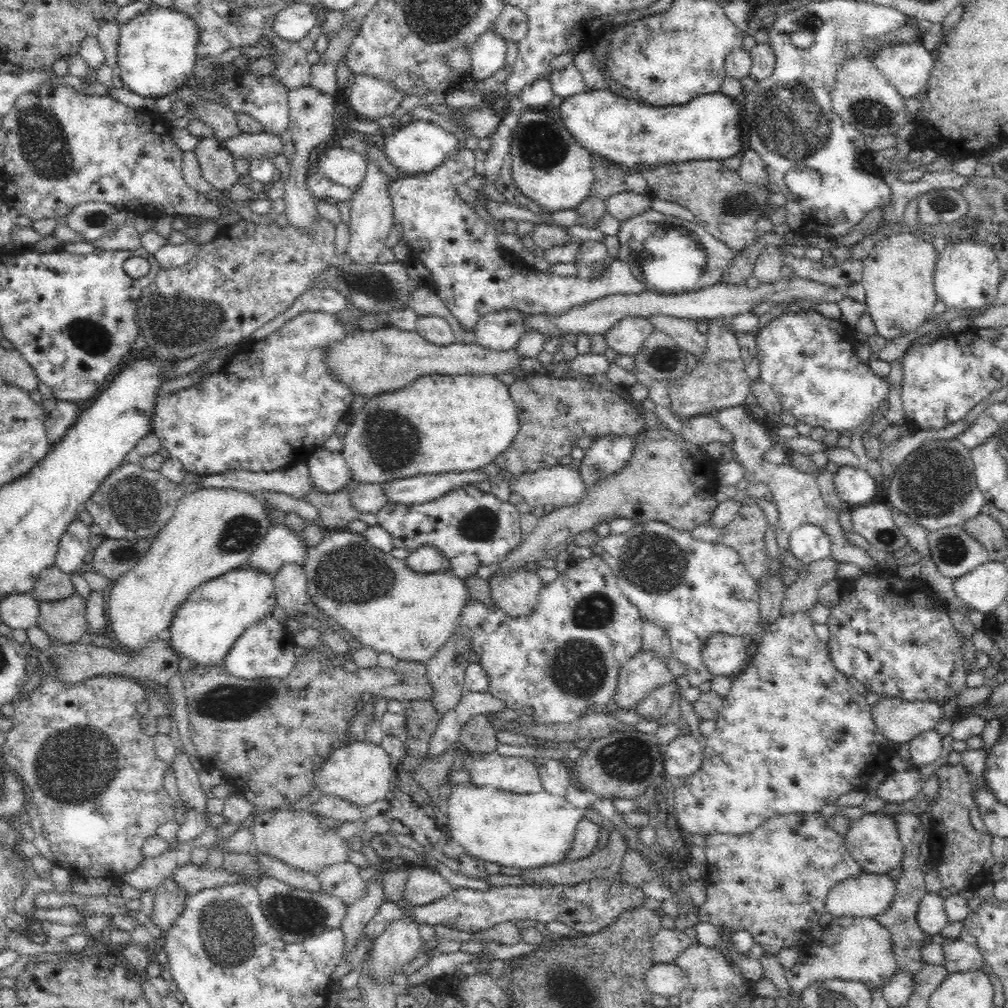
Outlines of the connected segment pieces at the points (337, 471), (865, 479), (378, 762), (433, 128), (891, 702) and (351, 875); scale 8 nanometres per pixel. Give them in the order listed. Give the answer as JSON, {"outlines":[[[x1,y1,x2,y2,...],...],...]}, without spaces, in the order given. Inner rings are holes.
{"outlines":[[[318,448,311,453,306,463,314,486,322,493,336,492,344,488,351,478,351,470,341,451]],[[849,465,840,466,832,480,839,499,849,506,862,506,876,496,878,484,868,470]],[[350,740,348,744,335,748,315,773,315,786,323,793,345,798,364,809,365,805,384,800,388,796,392,788,390,777,394,775,394,769,390,755,380,744]],[[413,120,408,126,396,130,394,134,386,136,384,139,383,152,386,159,395,166,401,174,417,175,418,173,427,173,438,168,446,159,458,150,460,137,445,132,443,128,438,127,432,122,424,120]],[[884,698,871,708,875,725,892,742,910,742,915,736,932,730,940,724,943,706,936,702,906,702,898,698]],[[349,860,322,869,317,877,323,890,338,897,348,906,367,891,367,883,358,875,359,869]]]}

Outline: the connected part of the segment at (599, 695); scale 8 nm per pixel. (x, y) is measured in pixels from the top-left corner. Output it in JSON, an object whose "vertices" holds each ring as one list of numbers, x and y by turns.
{"vertices":[[594,554,590,560,574,559,570,567,565,572,560,573,554,582,544,583,541,591,537,593,537,606,534,608,533,612,530,612,524,618,522,616,510,616,505,614,494,604,492,608,489,608,489,606,486,606,483,602,473,600,471,596,469,596,469,600,462,608,460,617,457,619,457,626,455,627,454,634,459,634,459,636,469,640,472,651,474,651,475,654,477,654,477,658,479,658,478,663,484,667,484,671,486,671,486,675,488,675,489,683,485,691,486,694,490,694,494,696,494,698,502,700,508,709,520,711,521,714,532,716,532,722,534,723,544,725,569,725,581,716,588,714,588,712,591,711,589,709,599,705,607,708,610,702,614,702,614,696,616,696,616,690,618,690,620,668,641,650,644,638,642,637,644,622,644,617,640,615,638,608,630,603,630,600,620,591,617,579,612,573,612,570,608,567,608,564,602,559,602,556]]}

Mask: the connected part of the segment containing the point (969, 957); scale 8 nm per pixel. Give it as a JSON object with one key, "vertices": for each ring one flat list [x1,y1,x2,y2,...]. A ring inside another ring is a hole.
{"vertices":[[960,938,946,943,943,951,949,973,978,970,986,963,980,948]]}

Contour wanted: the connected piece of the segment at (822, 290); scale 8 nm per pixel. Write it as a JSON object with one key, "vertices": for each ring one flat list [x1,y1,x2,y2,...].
{"vertices":[[793,276,789,279,778,279,773,283,760,283,752,288,743,284,728,284,727,282,716,282,712,286,704,288,694,288,680,293,666,293,656,291,634,292,634,294,613,294,590,301,582,306,572,307,568,312,561,315,527,314,525,316,525,328,533,328,547,338,561,332,568,334,573,332,584,332,584,334,605,335,619,320,627,316,646,317,652,315,666,315,676,318,690,319,696,322,707,319,732,318,733,316,752,312,752,310,762,303,792,302,792,300,818,300,818,302,837,303,846,296,846,289,825,285,813,280,798,278]]}

